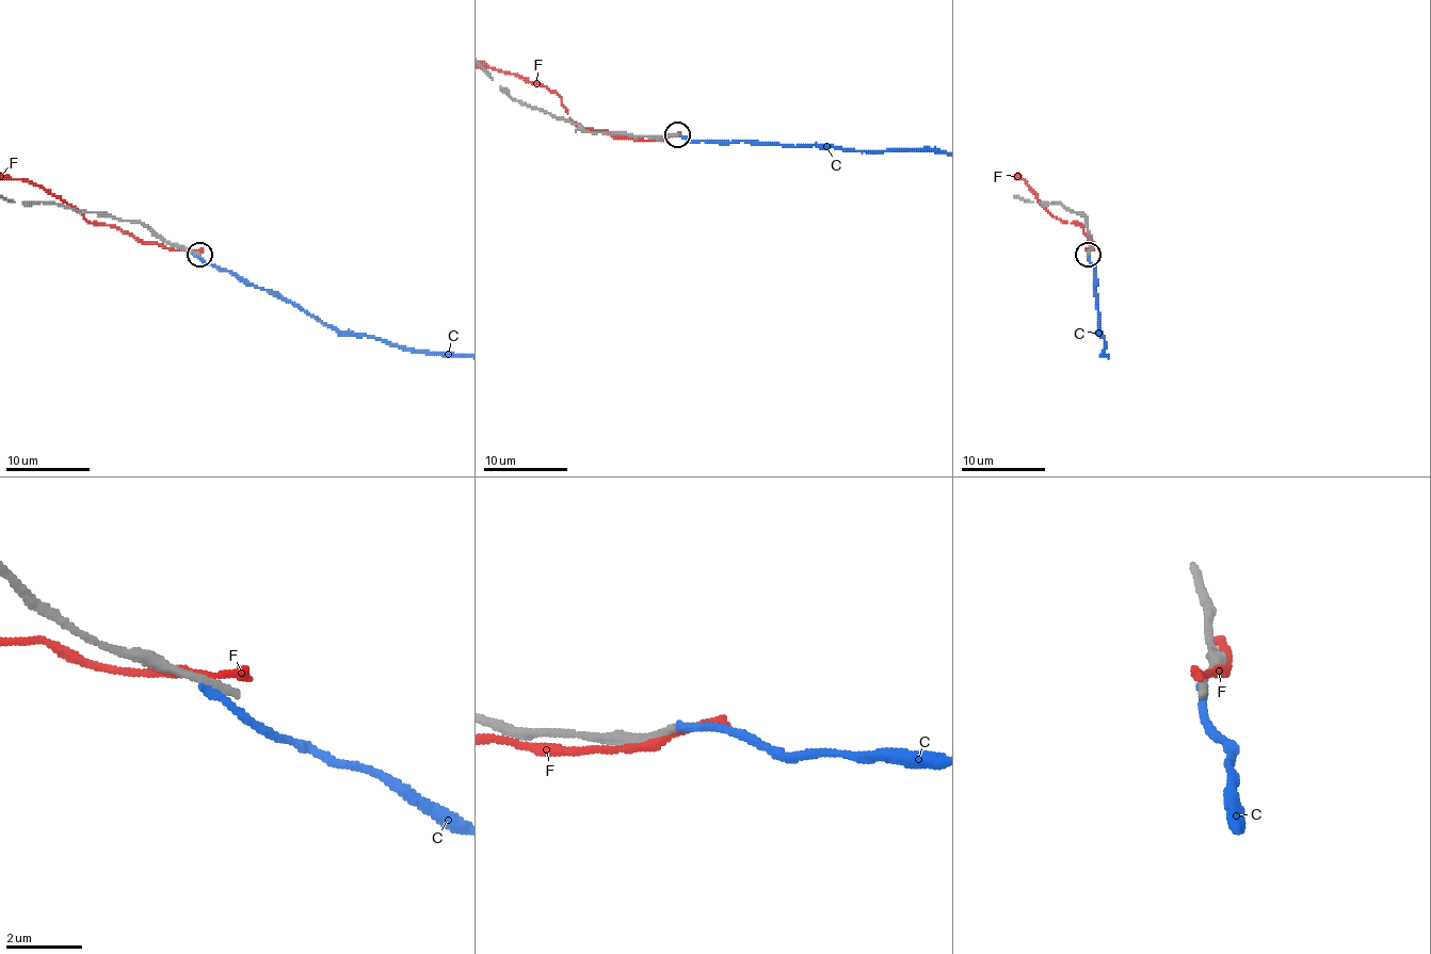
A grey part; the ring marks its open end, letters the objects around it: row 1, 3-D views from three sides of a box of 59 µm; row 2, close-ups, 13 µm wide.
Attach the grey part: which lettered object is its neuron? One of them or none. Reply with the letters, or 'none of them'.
none of them

